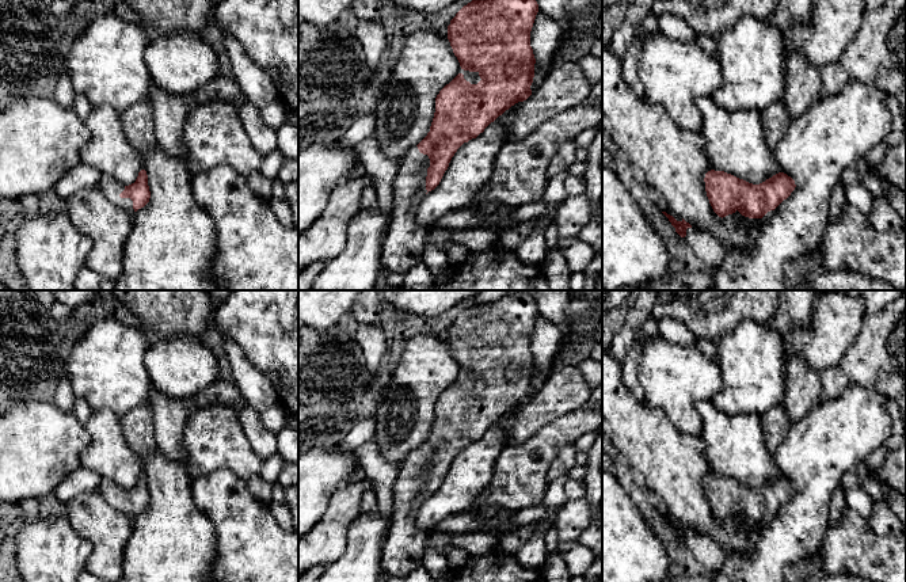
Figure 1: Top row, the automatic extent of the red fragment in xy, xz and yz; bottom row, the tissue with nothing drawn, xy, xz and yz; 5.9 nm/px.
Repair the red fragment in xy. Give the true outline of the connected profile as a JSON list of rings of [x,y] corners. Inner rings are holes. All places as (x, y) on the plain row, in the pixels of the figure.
[[[141,473],[136,486],[129,490],[117,486],[110,479],[102,479],[99,483],[99,491],[110,506],[132,518],[144,511],[151,502],[145,473]]]

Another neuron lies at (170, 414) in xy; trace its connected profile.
[[[153,388],[146,404],[153,414],[159,452],[171,460],[186,464],[184,425],[195,411],[194,403],[189,399],[167,396]]]

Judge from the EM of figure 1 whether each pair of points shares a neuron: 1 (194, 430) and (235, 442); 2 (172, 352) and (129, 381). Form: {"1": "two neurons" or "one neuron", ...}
{"1": "one neuron", "2": "two neurons"}

